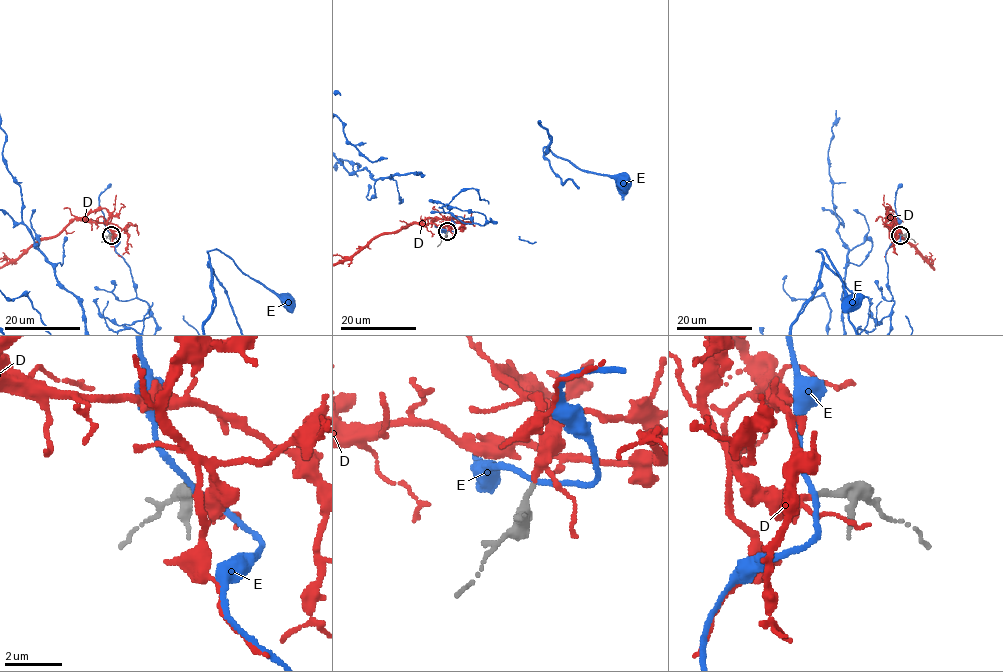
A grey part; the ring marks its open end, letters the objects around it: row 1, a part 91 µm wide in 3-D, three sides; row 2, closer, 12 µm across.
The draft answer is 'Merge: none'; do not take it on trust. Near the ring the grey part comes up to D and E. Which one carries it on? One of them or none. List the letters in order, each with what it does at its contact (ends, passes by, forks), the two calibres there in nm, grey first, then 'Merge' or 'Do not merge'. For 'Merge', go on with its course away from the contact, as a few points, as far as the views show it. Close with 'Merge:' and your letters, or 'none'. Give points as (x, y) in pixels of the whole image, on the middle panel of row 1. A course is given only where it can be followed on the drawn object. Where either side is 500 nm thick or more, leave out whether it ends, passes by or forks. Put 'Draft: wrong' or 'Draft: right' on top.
Draft: wrong
D: It passes by. Thickness 240 nm (grey) against 240 nm. Merge
E: It passes by. Thickness 240 nm (grey) against 170 nm. Do not merge
Merge: D

